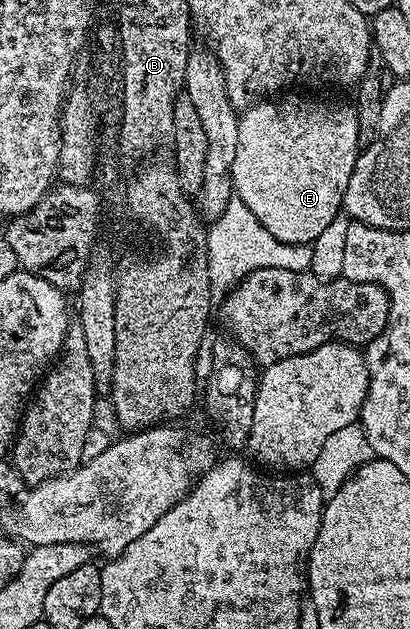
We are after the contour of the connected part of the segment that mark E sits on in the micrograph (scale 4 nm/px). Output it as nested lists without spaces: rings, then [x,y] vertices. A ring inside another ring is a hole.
[[[289,98],[286,102],[257,100],[240,115],[239,148],[233,165],[233,193],[275,236],[275,240],[292,246],[307,246],[334,225],[342,213],[347,180],[357,163],[363,139],[356,109],[349,106],[328,106],[325,102],[308,102],[305,98]]]

